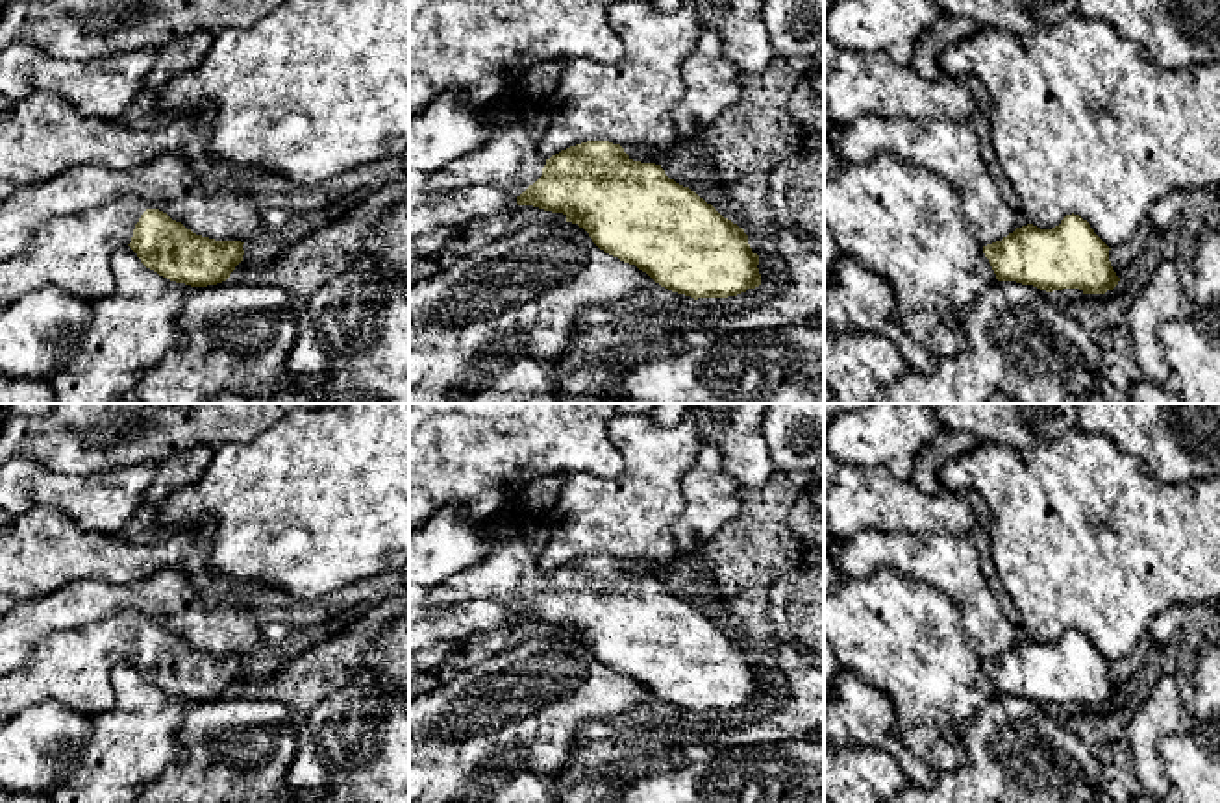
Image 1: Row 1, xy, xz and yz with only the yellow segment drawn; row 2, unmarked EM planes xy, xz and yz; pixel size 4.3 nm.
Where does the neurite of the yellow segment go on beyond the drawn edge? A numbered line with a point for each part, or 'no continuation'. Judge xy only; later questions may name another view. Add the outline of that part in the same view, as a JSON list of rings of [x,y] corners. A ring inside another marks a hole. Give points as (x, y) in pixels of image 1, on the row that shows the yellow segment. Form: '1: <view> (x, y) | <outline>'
1: xy (73, 252) | [[[120,196],[43,224],[28,248],[0,261],[0,315],[19,296],[48,285],[91,303],[109,296],[115,290],[109,259],[131,242],[146,209],[152,204]]]

